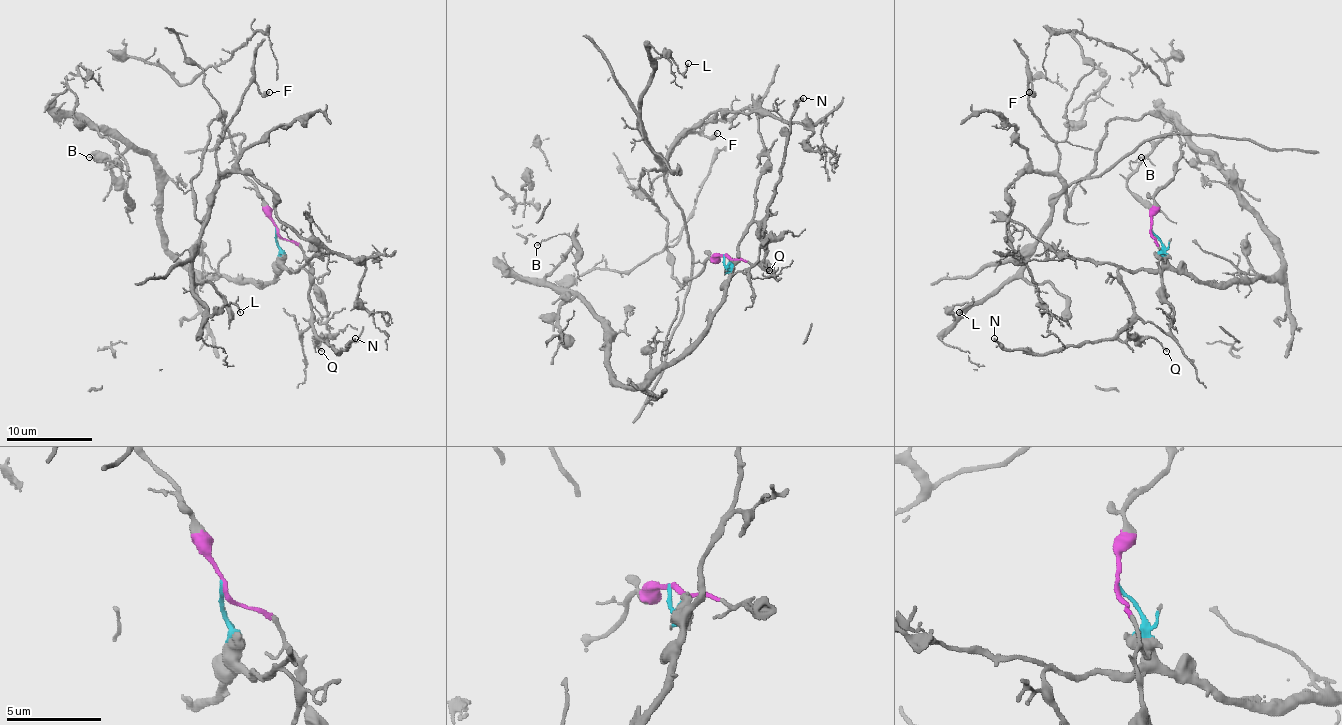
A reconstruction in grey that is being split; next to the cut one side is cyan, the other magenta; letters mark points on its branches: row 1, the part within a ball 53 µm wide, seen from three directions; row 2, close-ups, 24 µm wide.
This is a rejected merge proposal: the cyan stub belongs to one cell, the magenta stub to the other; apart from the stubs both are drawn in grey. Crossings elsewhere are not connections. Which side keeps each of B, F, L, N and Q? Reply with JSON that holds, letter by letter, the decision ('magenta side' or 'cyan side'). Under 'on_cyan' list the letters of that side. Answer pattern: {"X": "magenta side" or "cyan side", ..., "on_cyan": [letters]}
{"B": "cyan side", "F": "magenta side", "L": "magenta side", "N": "cyan side", "Q": "cyan side", "on_cyan": ["B", "N", "Q"]}

